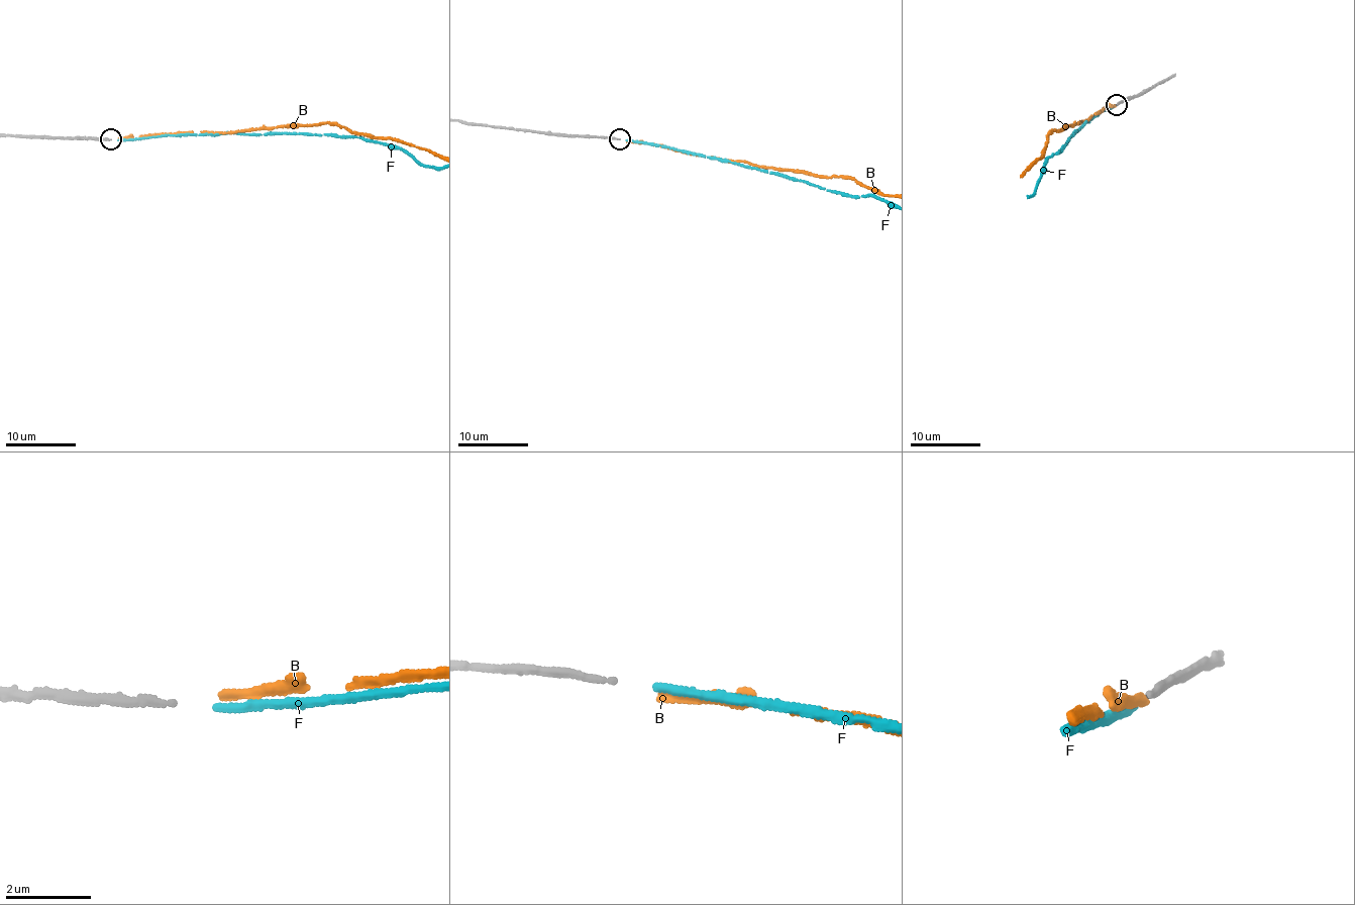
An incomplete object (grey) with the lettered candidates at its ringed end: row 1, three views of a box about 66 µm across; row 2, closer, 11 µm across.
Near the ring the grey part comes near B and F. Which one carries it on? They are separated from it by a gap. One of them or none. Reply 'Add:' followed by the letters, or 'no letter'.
Add: B

